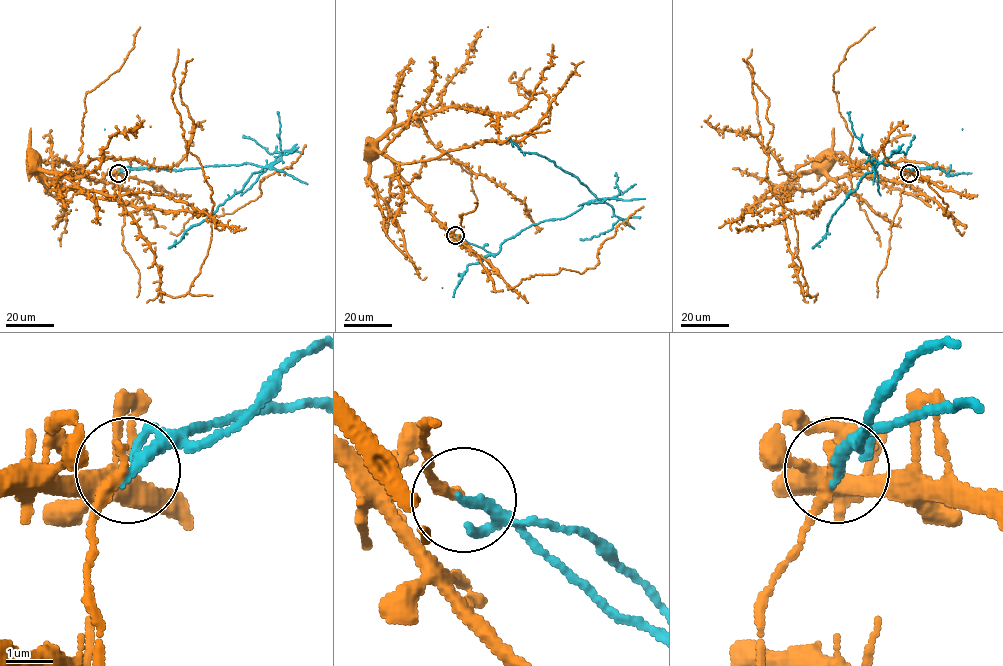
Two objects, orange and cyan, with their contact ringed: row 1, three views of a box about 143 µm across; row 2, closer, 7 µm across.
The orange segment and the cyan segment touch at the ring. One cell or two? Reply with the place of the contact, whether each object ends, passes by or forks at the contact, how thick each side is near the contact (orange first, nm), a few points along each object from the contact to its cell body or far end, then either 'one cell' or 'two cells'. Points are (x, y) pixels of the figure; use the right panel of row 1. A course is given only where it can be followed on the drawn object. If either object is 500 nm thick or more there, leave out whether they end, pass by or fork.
(909, 173) | orange ends | cyan ends | 280/280 nm | orange via (909, 173), (894, 180), (841, 176), (834, 196), (815, 212), (791, 214), (766, 180), (769, 98), (742, 59) | cyan via (909, 173), (928, 166), (908, 170), (877, 163), (836, 211), (823, 238), (812, 248) | two cells

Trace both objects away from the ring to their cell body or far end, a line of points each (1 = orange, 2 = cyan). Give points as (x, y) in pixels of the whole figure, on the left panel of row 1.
1: (118, 173), (57, 180), (137, 207), (211, 213), (212, 188), (187, 151), (195, 125), (180, 85), (192, 59)
2: (118, 173), (244, 163), (262, 168), (241, 191), (168, 248)

